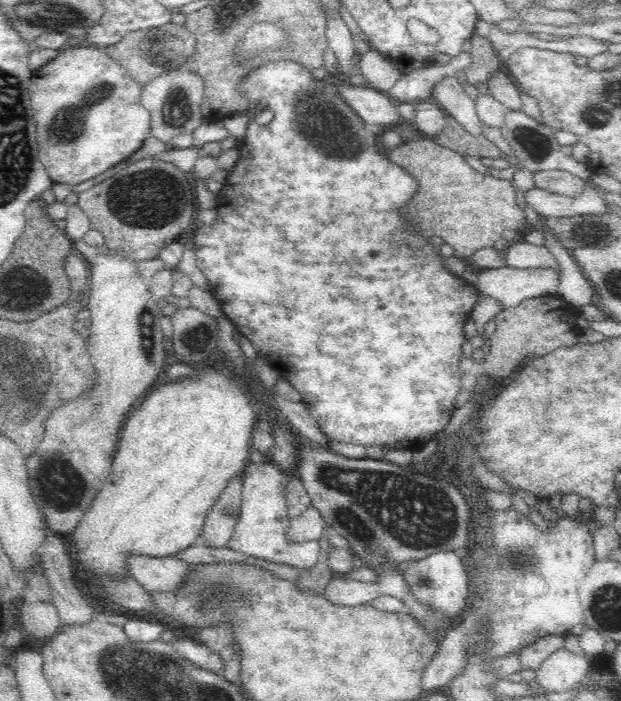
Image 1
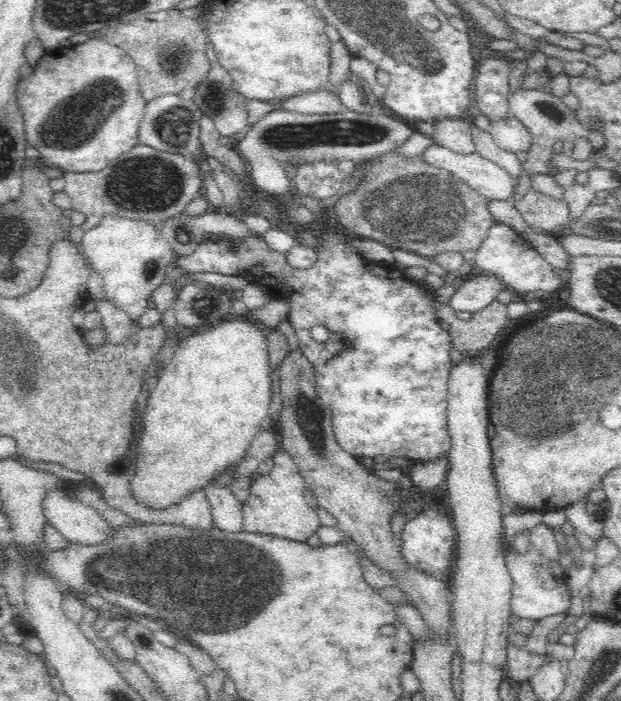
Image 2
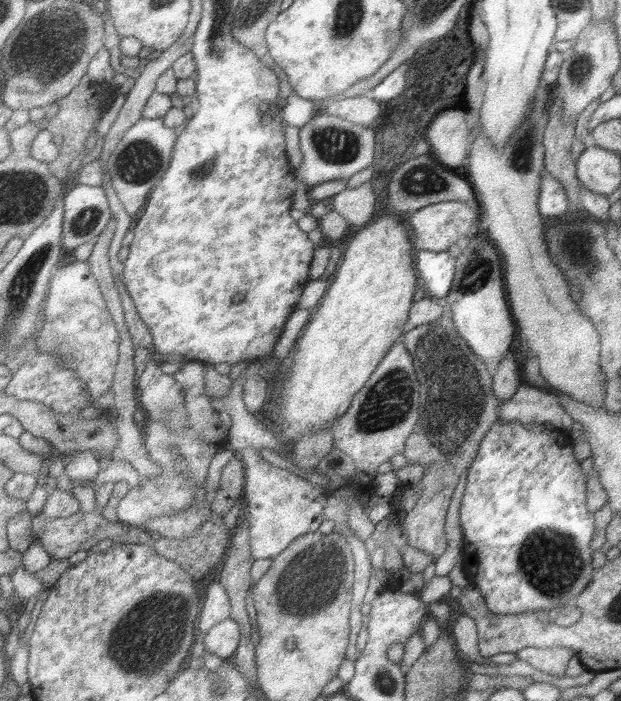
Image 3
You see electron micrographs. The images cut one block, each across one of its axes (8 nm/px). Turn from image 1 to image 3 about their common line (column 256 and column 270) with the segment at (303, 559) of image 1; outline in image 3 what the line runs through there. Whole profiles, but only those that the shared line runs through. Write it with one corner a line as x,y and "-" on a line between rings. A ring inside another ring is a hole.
241,450
237,456
243,460
245,466
245,502
247,502
247,522
251,528
251,552
255,560
263,558
275,558
281,554
295,538
317,532
323,518
323,508
329,498
329,494
319,488
317,484
311,484
309,480
295,476
289,470
277,468
267,464
257,450

